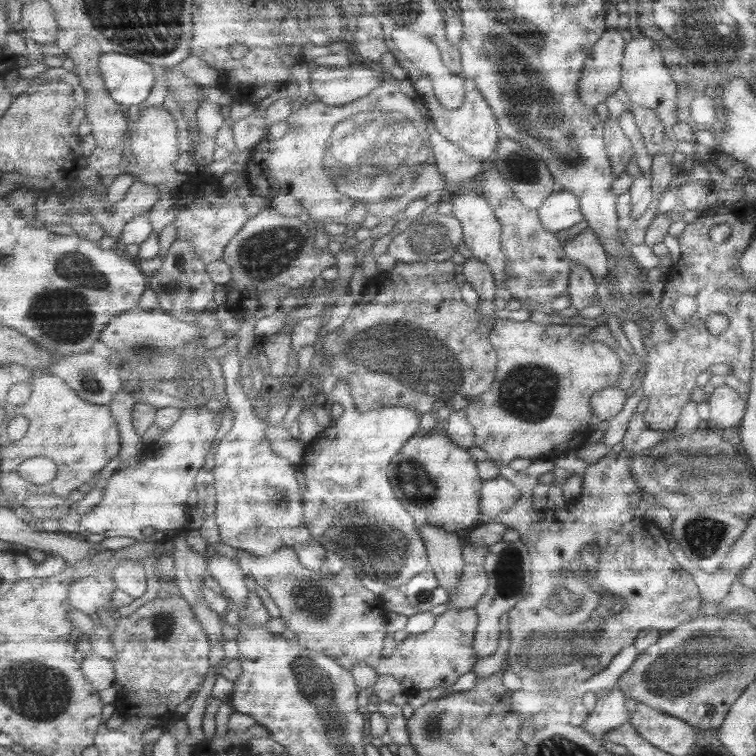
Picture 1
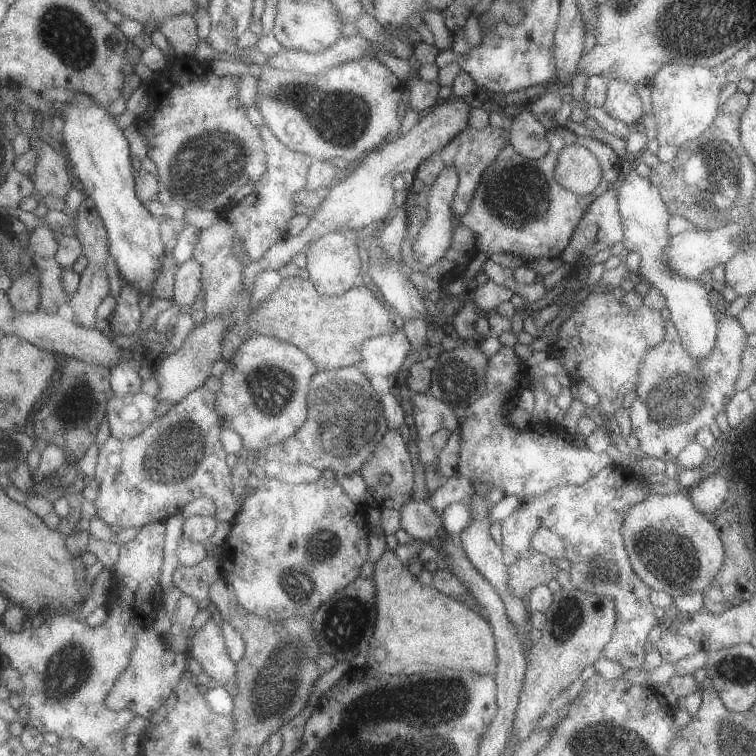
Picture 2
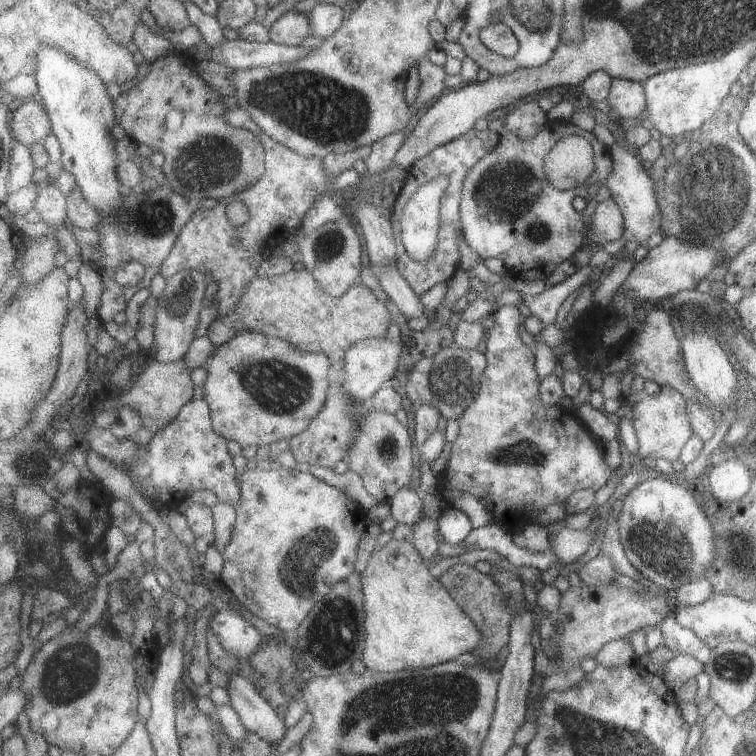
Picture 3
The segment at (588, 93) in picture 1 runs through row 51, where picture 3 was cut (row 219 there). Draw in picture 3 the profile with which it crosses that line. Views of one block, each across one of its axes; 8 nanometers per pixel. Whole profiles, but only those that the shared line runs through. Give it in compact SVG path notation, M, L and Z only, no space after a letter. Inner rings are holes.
M611 196L609 200L601 202L601 206L597 208L597 214L593 216L593 226L591 226L591 234L589 234L587 242L601 244L601 246L609 248L613 244L613 240L619 240L621 236L625 236L625 232L627 230L625 230L623 208Z

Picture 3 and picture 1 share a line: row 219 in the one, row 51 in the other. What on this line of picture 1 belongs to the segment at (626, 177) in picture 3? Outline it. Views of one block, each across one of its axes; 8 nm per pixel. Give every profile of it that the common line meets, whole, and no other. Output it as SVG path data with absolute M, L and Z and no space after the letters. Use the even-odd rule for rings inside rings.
M633 36L627 44L625 58L623 58L623 90L627 92L629 104L639 104L657 110L661 124L665 126L667 134L673 132L675 124L679 124L679 84L673 80L669 64L665 62L665 54L661 52L659 44L655 44L651 38Z

